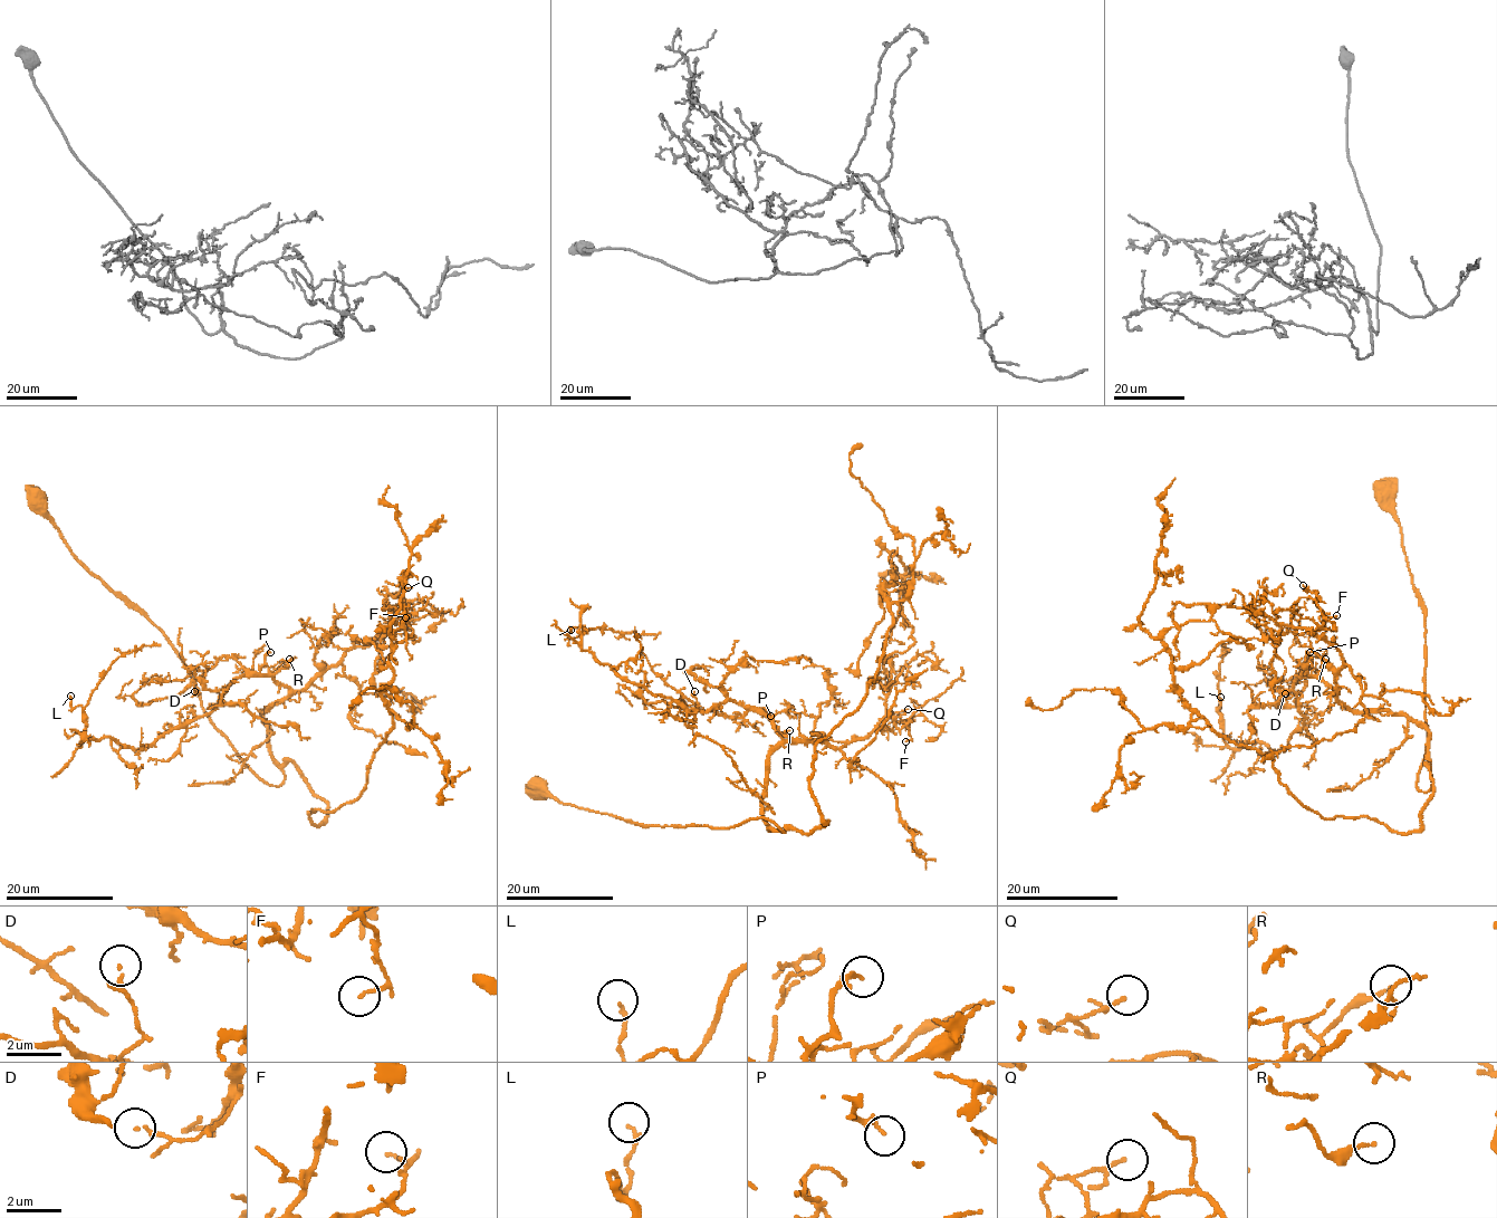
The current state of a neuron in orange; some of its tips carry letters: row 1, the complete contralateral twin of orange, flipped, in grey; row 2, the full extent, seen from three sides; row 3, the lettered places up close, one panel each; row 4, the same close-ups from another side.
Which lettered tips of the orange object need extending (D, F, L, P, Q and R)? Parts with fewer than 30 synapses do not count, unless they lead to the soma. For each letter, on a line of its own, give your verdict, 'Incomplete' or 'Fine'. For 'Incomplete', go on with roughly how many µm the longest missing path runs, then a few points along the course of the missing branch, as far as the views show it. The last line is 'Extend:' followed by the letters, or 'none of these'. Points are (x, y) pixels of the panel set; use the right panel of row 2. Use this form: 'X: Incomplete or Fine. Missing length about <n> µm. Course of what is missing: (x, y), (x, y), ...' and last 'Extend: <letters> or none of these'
D: Fine
F: Fine
L: Fine
P: Incomplete. Missing length about 10 µm. Course of what is missing: (1310, 652), (1305, 641), (1291, 641), (1272, 658)
Q: Fine
R: Fine
Extend: P

